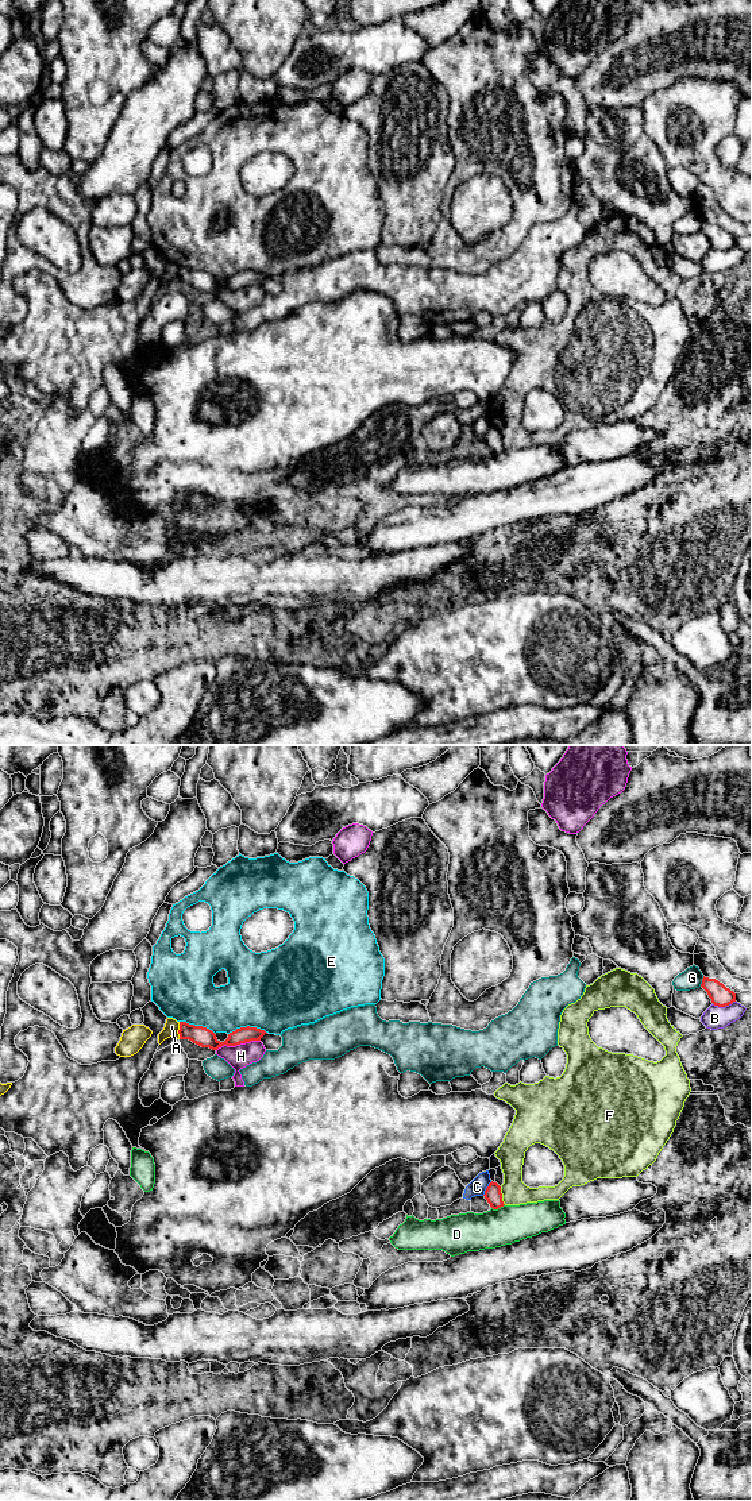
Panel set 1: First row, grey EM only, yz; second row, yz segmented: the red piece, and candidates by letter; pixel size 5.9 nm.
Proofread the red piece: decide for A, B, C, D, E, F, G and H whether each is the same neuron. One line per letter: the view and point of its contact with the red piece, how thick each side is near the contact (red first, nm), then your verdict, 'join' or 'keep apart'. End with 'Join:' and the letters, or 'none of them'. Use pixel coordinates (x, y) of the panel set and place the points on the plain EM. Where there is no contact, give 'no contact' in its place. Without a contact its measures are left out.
A: yz (178, 274) | 120/90 nm | keep apart
B: yz (724, 250) | 120/140 nm | keep apart
C: yz (486, 432) | 100/100 nm | keep apart
D: yz (497, 452) | 100/220 nm | keep apart
E: yz (247, 270) | 100/460 nm | keep apart
F: yz (501, 440) | 100/160 nm | keep apart
G: yz (702, 226) | 120/120 nm | keep apart
H: yz (238, 288) | 120/140 nm | keep apart
Join: none of them

